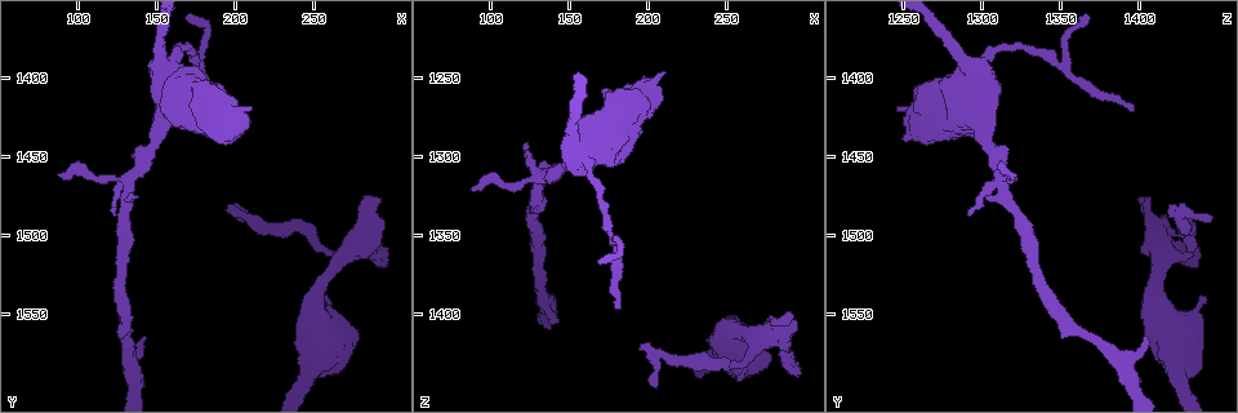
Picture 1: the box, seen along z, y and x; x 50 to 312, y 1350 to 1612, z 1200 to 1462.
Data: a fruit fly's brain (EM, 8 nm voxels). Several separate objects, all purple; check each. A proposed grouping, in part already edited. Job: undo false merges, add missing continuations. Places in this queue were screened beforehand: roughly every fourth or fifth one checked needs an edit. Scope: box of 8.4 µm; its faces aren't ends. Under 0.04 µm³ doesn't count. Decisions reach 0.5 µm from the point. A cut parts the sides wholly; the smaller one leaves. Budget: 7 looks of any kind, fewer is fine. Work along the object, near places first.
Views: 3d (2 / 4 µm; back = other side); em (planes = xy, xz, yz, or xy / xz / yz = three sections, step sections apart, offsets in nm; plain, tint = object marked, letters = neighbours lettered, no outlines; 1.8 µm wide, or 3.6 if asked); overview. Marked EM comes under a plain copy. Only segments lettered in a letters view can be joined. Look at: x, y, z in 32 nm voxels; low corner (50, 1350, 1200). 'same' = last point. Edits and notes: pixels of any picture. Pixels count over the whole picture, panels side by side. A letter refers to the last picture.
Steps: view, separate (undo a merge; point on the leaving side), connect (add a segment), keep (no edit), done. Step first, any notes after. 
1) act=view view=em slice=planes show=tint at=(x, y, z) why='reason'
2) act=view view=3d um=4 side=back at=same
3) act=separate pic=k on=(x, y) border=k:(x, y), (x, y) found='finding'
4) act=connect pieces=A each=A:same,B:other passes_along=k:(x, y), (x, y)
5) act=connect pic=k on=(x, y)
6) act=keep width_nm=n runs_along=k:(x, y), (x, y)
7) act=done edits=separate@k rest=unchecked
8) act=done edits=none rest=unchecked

act=view view=em um=3.6 slice=planes show=letters at=(296, 1520, 1436)

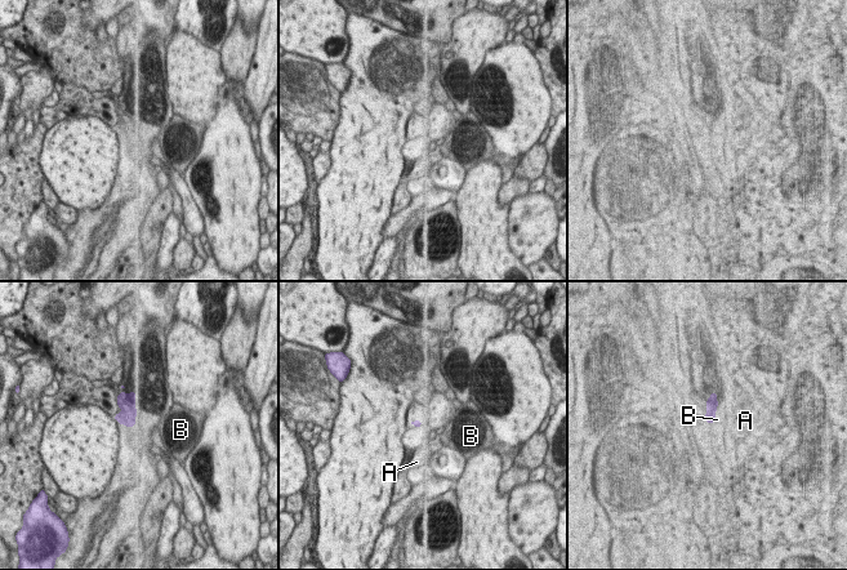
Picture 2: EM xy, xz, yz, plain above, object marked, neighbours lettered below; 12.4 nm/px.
act=keep each=A:other,B:other border=2:(716, 415), (713, 423) found='no lettered segment goes on from it'

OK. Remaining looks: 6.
act=view view=em slice=planes show=letters at=(288, 1476, 1398) why='stops while still wide'

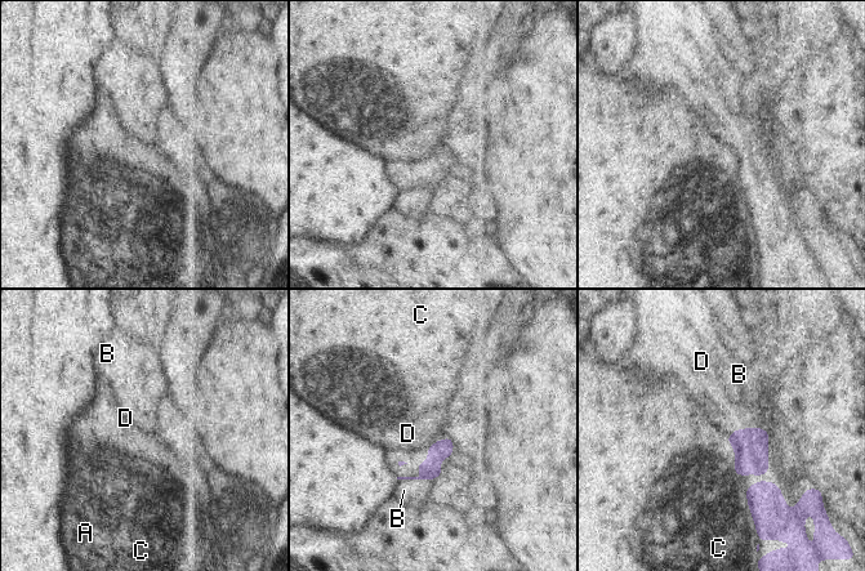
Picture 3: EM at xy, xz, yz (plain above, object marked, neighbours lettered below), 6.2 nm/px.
act=connect pieces=D each=A:other,B:other,C:other,D:same passes_along=3:(750, 445), (727, 440), (722, 416) found='it goes on there'

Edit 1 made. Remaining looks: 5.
act=view view=overview

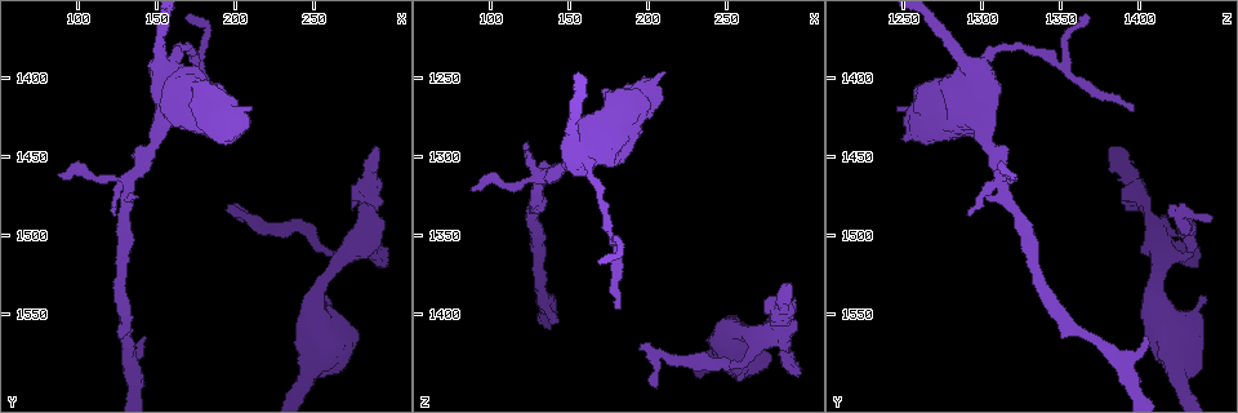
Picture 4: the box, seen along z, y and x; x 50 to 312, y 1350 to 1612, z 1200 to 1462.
act=view view=em slice=planes show=letters at=(182, 1418, 1394) why='an open end'

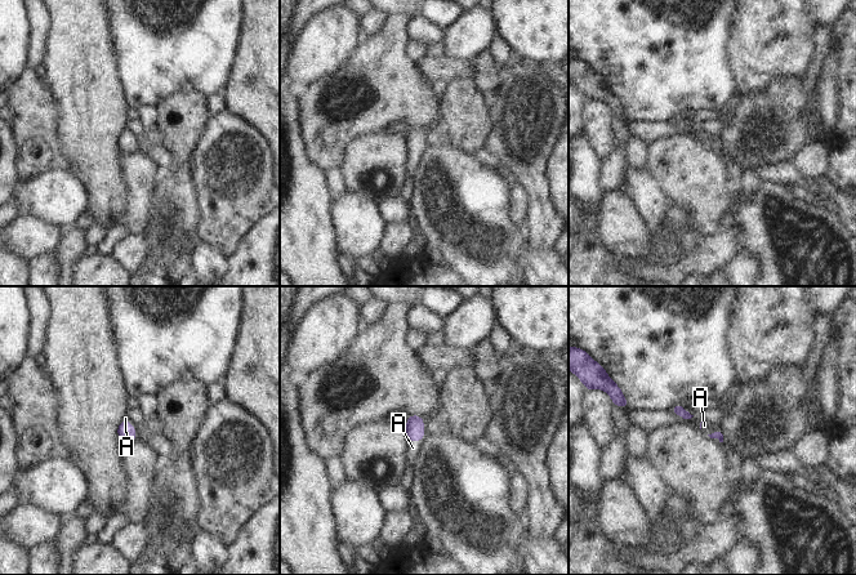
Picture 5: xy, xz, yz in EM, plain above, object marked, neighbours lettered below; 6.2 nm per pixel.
act=connect pieces=A each=A:same passes_along=5:(415, 424), (423, 436), (413, 448) found='it goes on there'

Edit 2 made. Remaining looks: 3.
act=done edits=connect@3,connect@5 rest=unchecked

